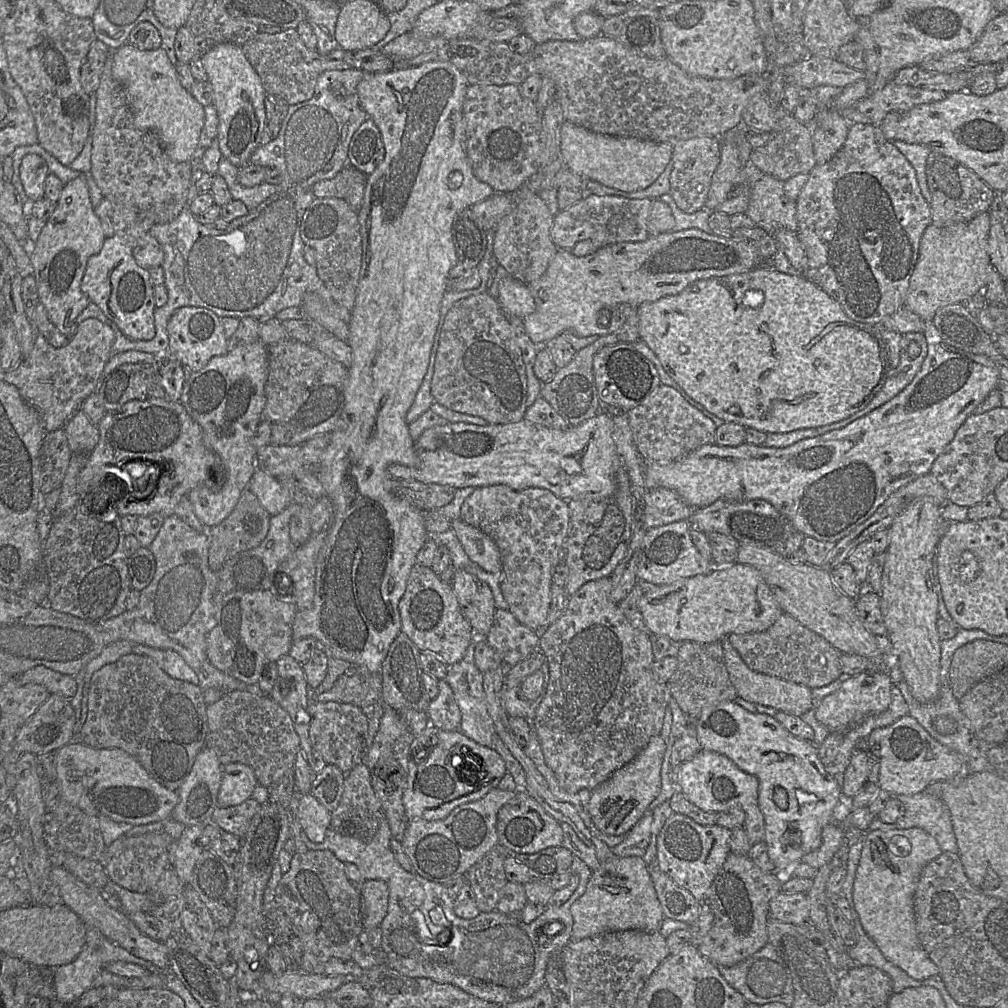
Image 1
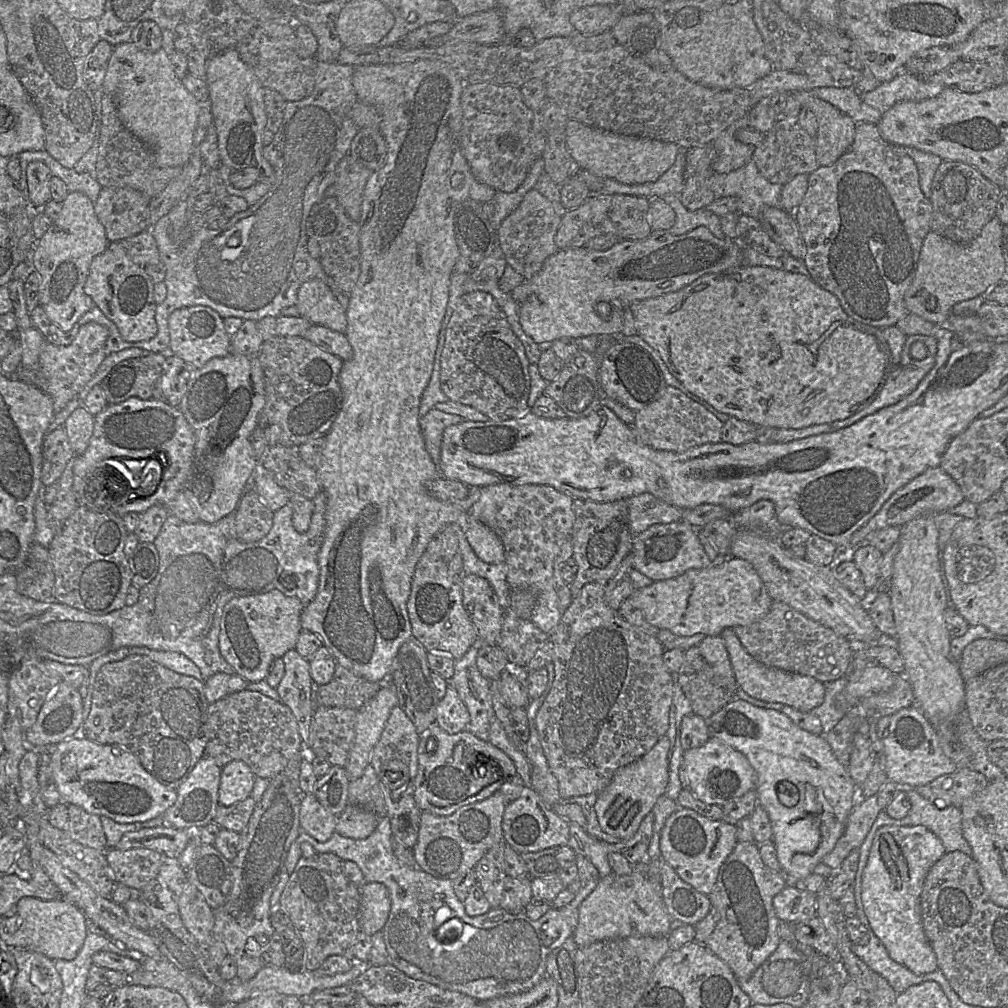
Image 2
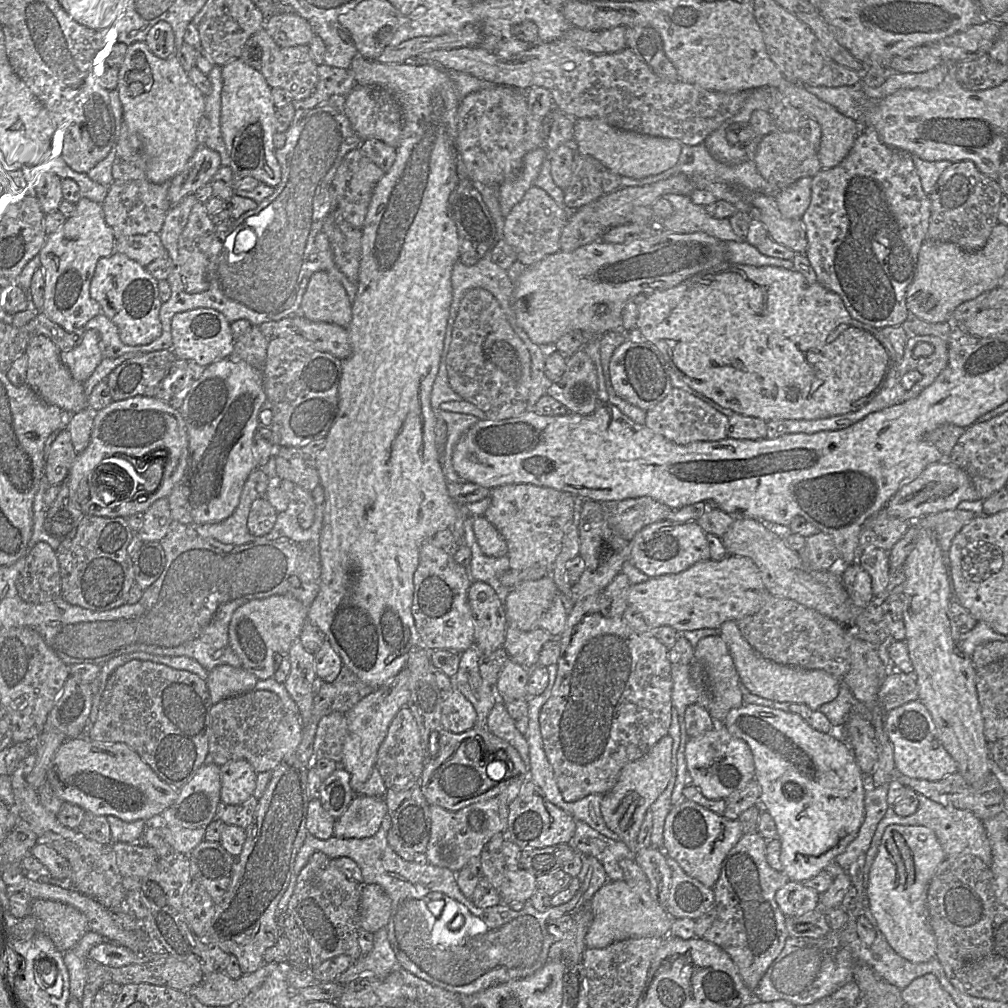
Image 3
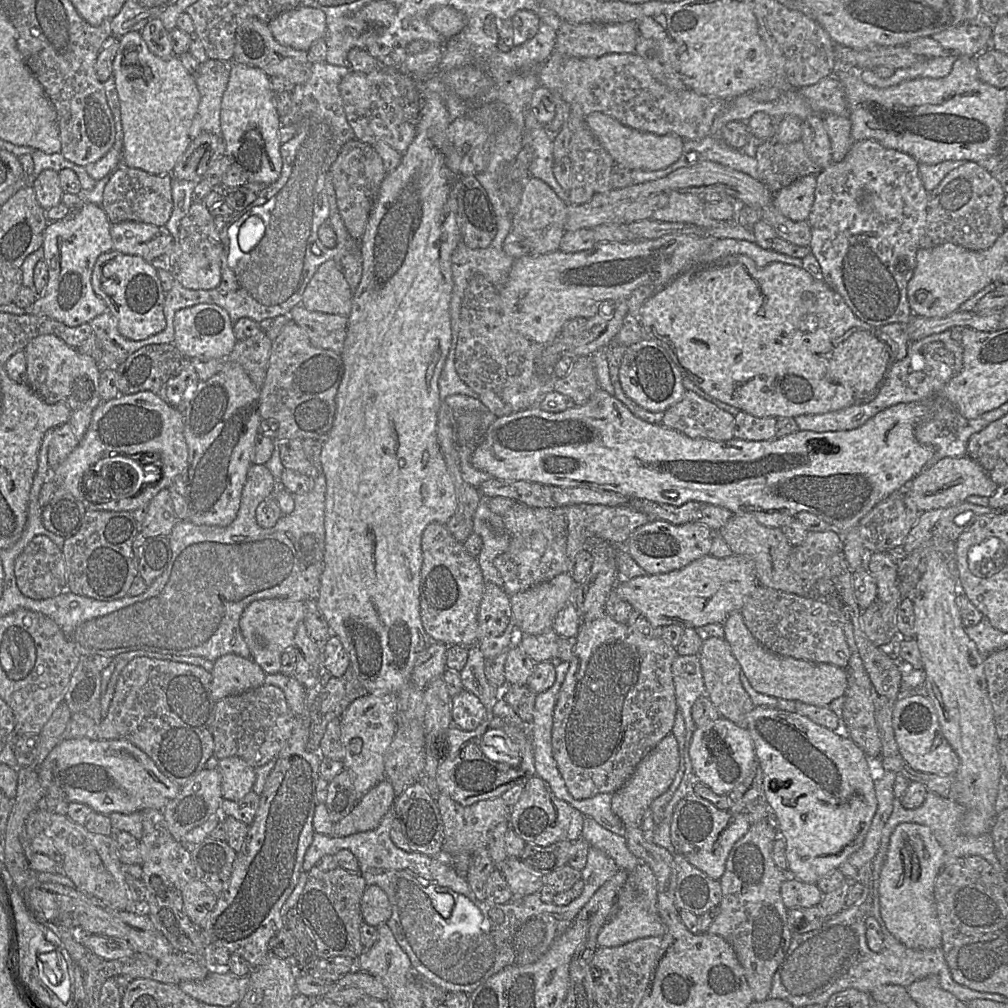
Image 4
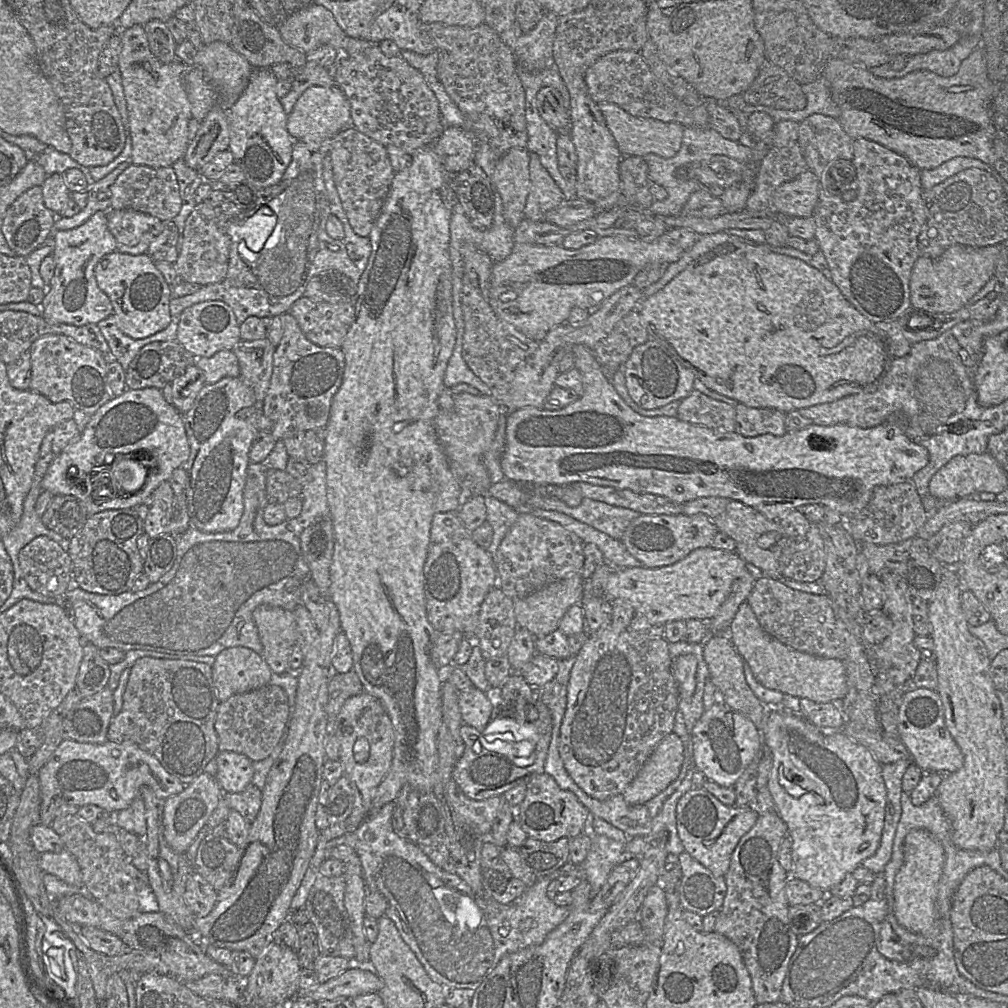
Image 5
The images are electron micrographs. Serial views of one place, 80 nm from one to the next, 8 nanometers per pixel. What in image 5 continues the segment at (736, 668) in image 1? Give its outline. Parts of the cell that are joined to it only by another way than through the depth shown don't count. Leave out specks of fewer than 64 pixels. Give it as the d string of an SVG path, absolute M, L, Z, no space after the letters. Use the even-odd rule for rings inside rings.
M747 602L740 605L727 636L749 664L755 679L768 689L820 703L843 699L847 693L846 670L841 660L810 655L781 643L762 629Z

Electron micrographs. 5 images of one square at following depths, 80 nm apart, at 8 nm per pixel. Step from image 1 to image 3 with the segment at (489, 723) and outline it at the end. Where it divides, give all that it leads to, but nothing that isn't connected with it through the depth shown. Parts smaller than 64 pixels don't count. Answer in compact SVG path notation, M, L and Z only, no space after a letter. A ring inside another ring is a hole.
M477 643L472 644L460 655L459 669L452 678L454 686L473 704L477 713L475 726L487 726L487 719L490 711L498 701L495 687L490 686L481 676L479 669L479 659L482 654Z

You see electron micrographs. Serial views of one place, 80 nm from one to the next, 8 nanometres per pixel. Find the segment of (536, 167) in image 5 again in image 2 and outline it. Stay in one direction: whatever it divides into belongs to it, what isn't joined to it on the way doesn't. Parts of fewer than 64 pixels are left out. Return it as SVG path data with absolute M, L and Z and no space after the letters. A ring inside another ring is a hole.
M533 188L525 194L517 208L505 217L497 230L498 242L507 264L526 281L539 272L546 259L558 250L554 240L562 213L562 210L558 211L547 198Z

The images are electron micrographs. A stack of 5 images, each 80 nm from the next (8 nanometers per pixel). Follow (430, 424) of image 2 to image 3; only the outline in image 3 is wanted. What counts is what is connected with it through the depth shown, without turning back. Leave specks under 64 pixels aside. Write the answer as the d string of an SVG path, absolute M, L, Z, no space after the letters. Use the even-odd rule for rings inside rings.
M443 410L435 411L435 415L435 442L444 476L448 482L467 482L462 481L453 468L453 447L479 419L472 415Z

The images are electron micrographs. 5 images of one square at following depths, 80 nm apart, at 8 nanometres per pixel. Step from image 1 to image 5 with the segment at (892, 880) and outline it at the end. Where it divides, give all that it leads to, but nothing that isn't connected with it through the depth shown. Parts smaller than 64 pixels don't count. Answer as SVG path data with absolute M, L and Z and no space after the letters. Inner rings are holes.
M913 829L904 839L903 855L903 864L895 877L893 913L900 926L924 935L936 921L936 899L944 866L944 850L938 839L929 831Z

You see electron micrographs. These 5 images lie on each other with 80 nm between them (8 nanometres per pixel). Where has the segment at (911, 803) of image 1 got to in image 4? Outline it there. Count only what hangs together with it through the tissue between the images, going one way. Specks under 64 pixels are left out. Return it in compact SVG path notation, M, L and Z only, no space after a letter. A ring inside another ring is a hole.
M930 791L926 794L923 803L916 809L906 809L902 806L900 798L894 799L893 811L882 830L878 852L871 861L870 893L872 897L872 916L876 919L879 926L885 926L880 914L878 891L880 873L886 859L892 832L897 825L901 823L918 823L929 827L944 850L944 865L951 864L959 858L980 856L987 860L998 873L1005 877L1006 870L1002 867L996 855L991 832L979 836L968 836L960 832L959 823L964 813L965 809L963 806Z

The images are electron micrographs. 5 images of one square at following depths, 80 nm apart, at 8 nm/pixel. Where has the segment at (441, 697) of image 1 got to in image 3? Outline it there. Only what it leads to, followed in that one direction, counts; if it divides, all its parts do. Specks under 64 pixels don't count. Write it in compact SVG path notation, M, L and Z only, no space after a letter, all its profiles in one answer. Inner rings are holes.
M454 686L442 703L442 728L453 733L465 732L477 722L473 704Z

